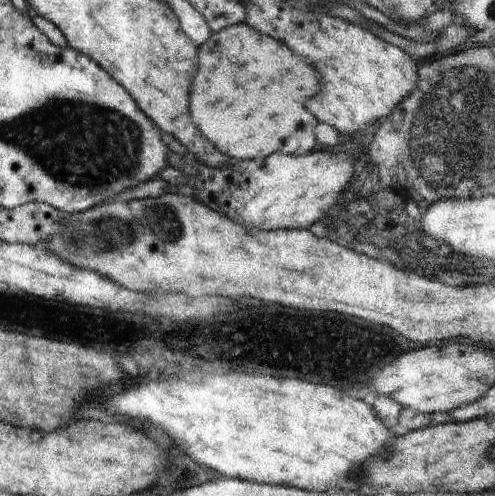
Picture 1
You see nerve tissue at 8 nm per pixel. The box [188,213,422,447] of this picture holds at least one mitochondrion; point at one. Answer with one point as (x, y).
(346, 325)

